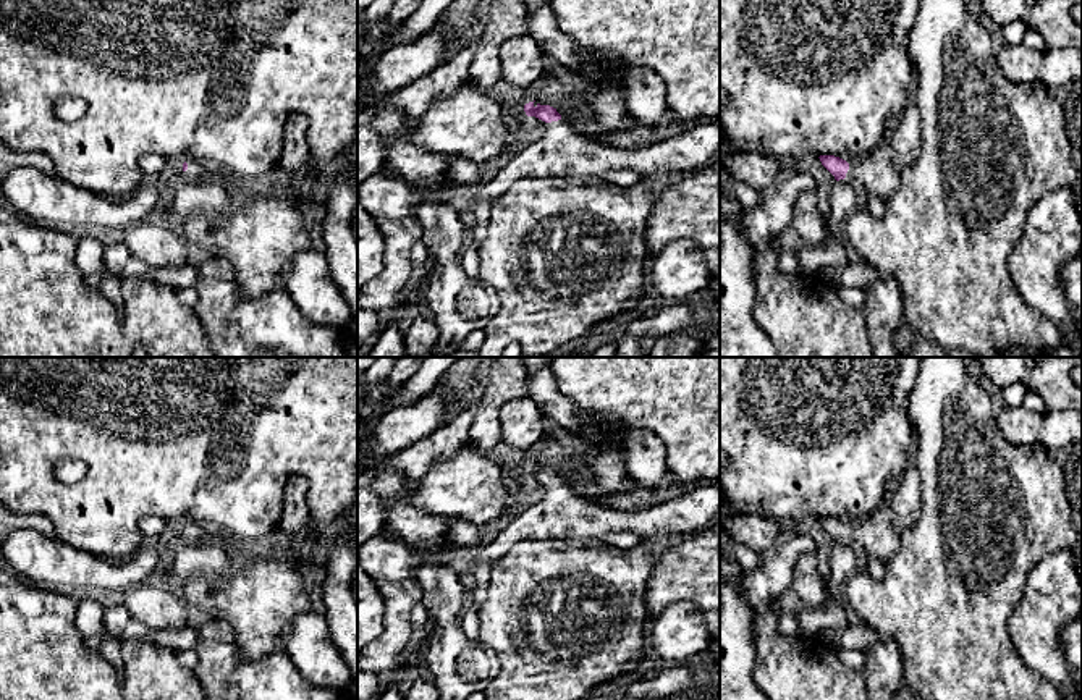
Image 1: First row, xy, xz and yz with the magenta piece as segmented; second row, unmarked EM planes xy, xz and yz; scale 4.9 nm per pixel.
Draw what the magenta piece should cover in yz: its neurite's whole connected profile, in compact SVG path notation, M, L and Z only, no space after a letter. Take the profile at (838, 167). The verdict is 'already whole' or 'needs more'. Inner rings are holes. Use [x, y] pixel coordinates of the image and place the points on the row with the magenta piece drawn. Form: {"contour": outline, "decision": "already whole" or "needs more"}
{"contour": "M886 141L870 154L849 162L835 155L820 155L818 158L836 181L844 178L859 179L869 196L877 196L883 200L888 200L902 183L904 163Z", "decision": "needs more"}

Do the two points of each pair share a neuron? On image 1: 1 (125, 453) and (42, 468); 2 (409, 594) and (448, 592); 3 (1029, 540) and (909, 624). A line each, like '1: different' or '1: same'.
1: same
2: different
3: same

